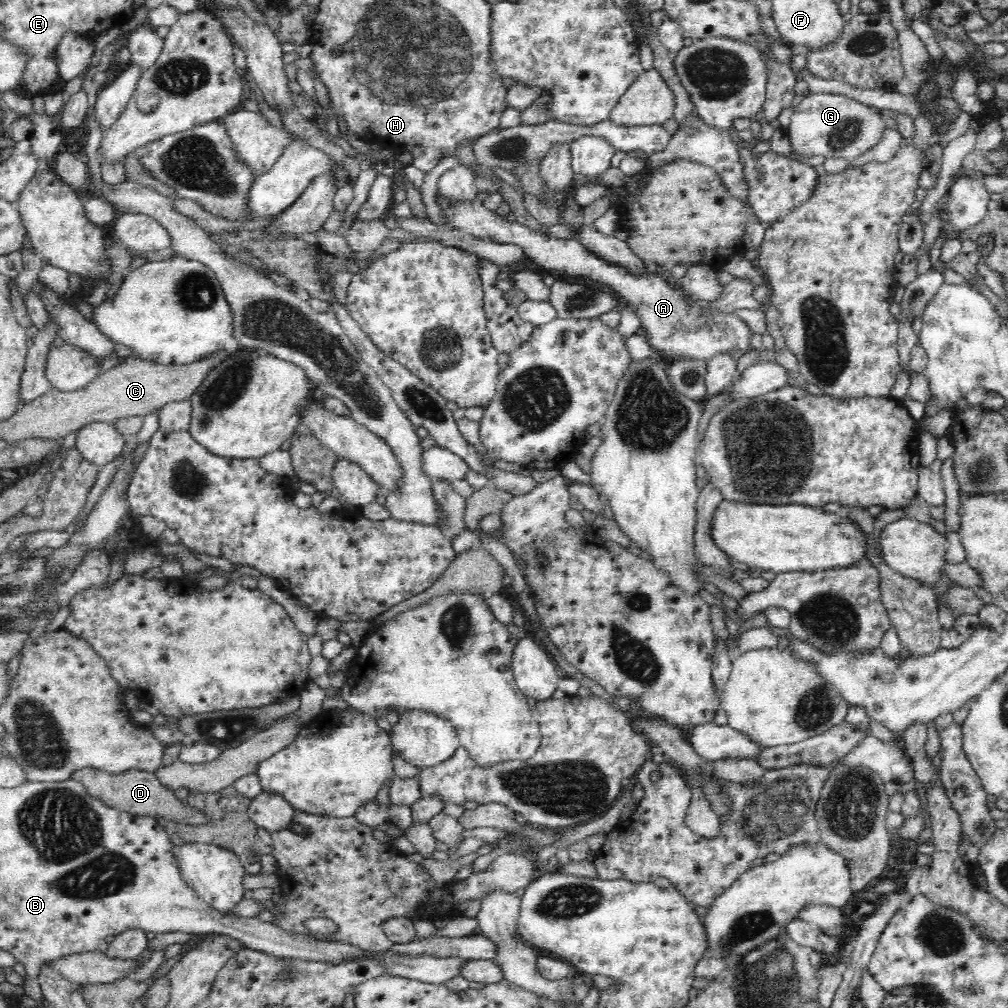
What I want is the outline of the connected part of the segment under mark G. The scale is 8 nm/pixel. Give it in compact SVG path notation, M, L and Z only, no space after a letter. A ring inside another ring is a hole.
M810 92L798 106L793 107L791 122L786 129L792 145L792 155L788 159L796 161L810 156L824 156L854 160L856 156L876 146L876 142L882 138L886 126L878 111L878 108L865 105L847 95Z

